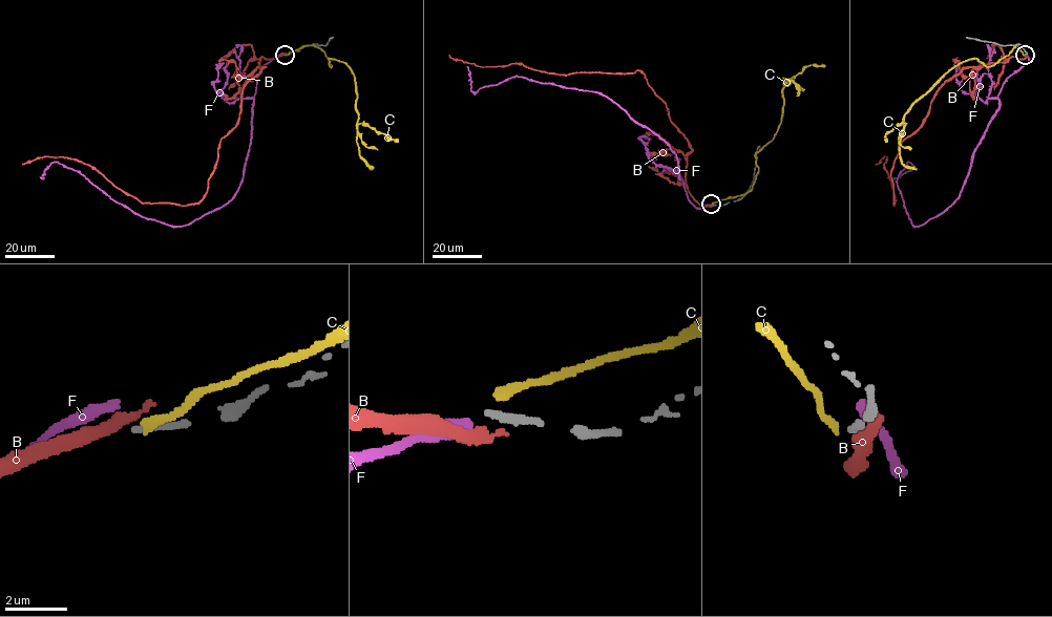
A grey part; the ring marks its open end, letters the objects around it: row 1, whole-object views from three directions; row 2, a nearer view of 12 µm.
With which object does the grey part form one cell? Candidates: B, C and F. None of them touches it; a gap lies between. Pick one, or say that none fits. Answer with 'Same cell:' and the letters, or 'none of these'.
Same cell: none of these

